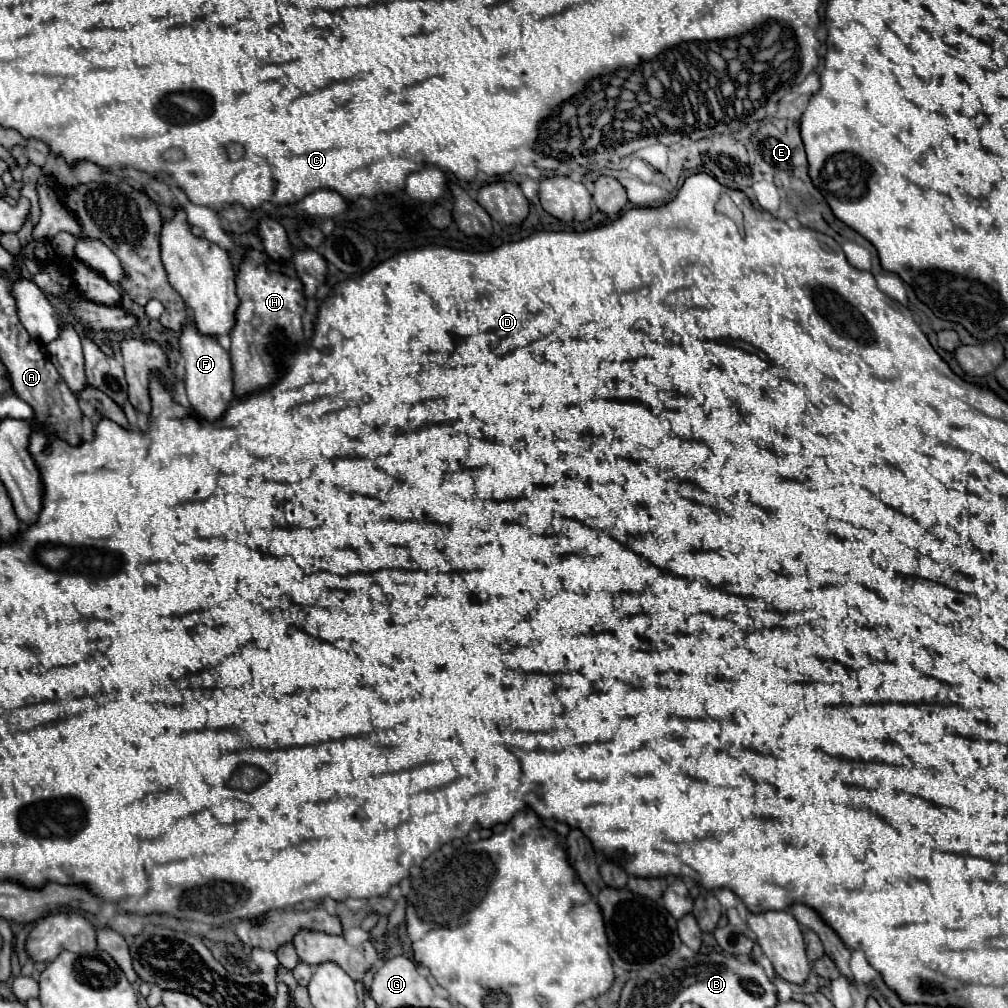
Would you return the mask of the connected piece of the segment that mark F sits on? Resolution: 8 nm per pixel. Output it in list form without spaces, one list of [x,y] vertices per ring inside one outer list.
[[[191,321],[185,325],[179,343],[181,343],[181,353],[185,357],[185,387],[187,387],[189,403],[201,419],[213,423],[225,415],[231,401],[235,399],[229,353],[217,343],[215,337],[199,335]]]

